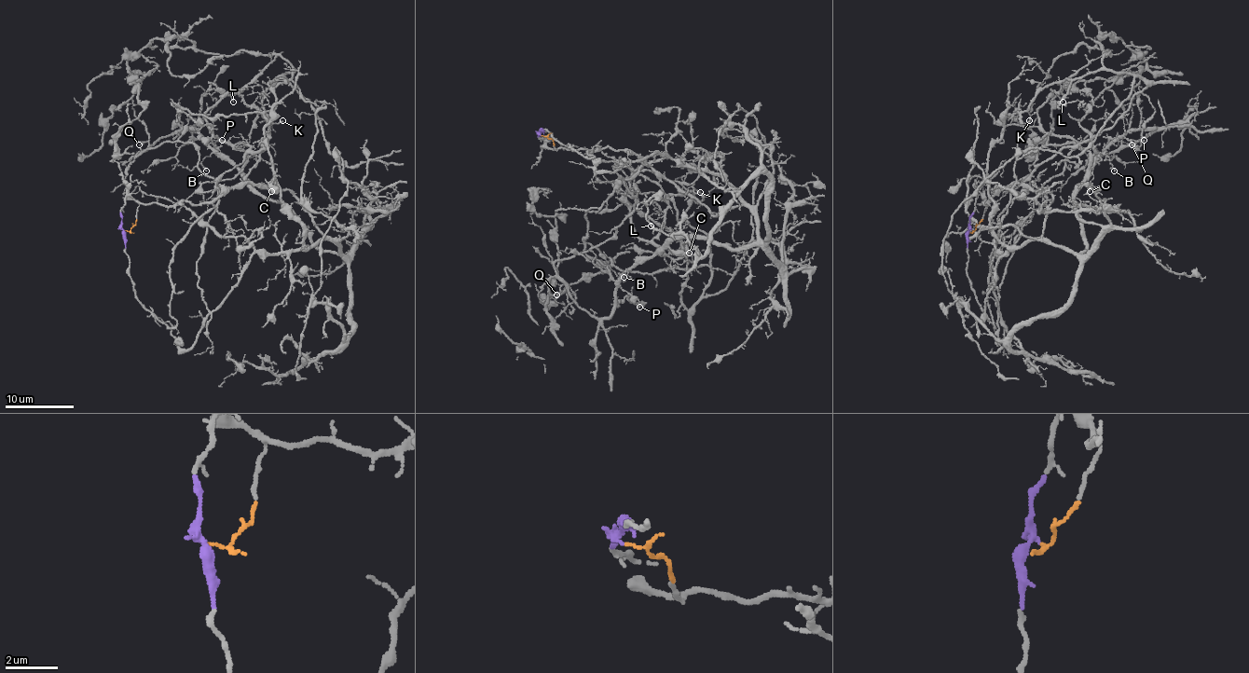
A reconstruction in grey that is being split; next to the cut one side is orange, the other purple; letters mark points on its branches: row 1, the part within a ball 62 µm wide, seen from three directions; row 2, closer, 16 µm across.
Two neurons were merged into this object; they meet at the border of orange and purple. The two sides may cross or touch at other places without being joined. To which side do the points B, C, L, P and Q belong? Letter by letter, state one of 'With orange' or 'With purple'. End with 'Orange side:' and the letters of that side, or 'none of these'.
B: With orange
C: With orange
L: With orange
P: With orange
Q: With purple
Orange side: B, C, L, P

